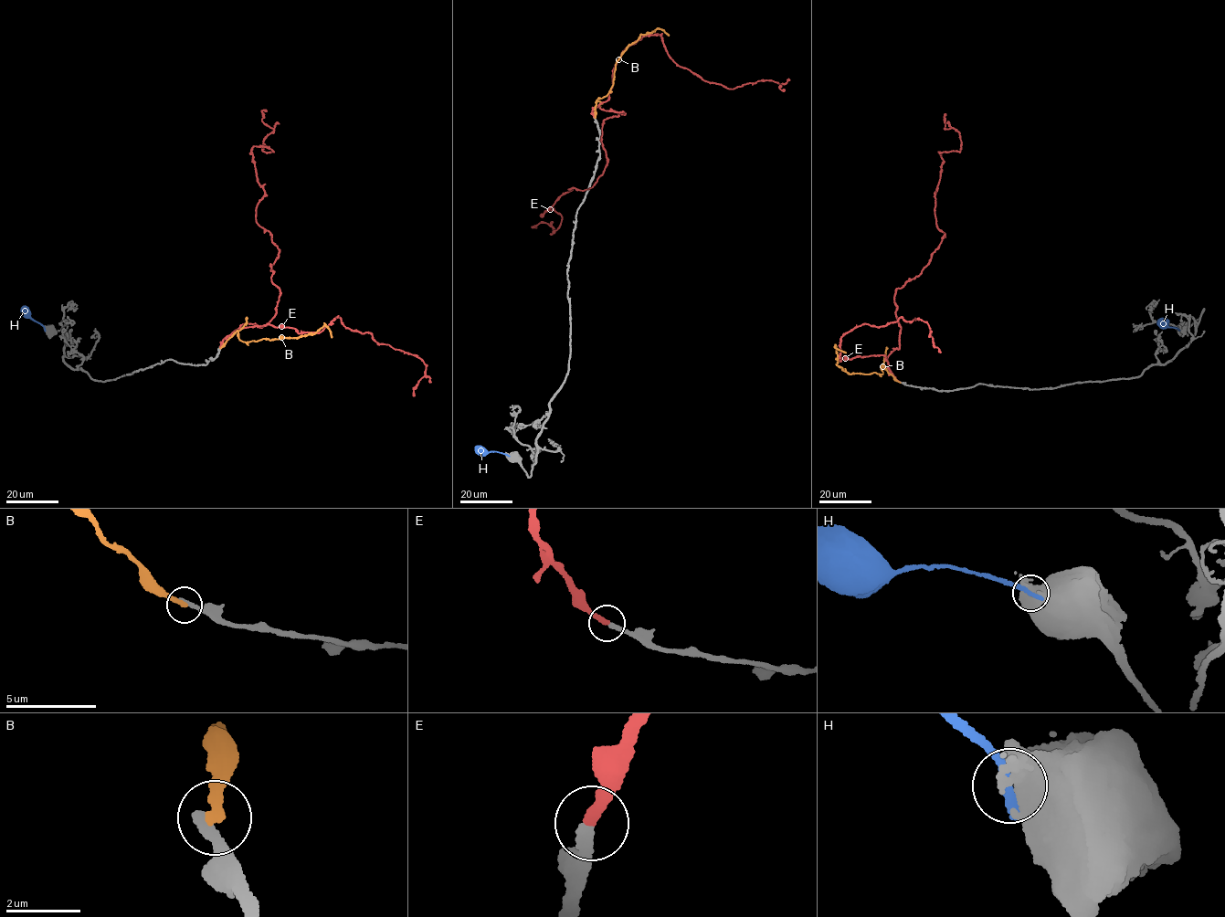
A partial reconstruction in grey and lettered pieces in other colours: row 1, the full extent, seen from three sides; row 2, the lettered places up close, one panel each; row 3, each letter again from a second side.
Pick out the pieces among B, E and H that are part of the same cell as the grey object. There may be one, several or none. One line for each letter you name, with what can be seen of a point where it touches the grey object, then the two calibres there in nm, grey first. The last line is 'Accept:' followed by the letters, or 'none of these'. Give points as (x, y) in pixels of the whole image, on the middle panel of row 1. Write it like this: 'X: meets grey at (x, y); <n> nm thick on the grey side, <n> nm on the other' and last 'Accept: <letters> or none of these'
E: meets grey at (594, 117); 240 nm thick on the grey side, 260 nm on the other
Accept: E

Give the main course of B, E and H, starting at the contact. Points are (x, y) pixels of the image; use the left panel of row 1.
B: (220, 348), (237, 332), (240, 340), (248, 342), (263, 338), (270, 340), (313, 334), (324, 325), (332, 338)
E: (220, 347), (268, 323), (279, 296), (279, 249), (256, 217), (252, 148), (273, 151), (262, 150), (267, 111)
H: (45, 329), (22, 307)

